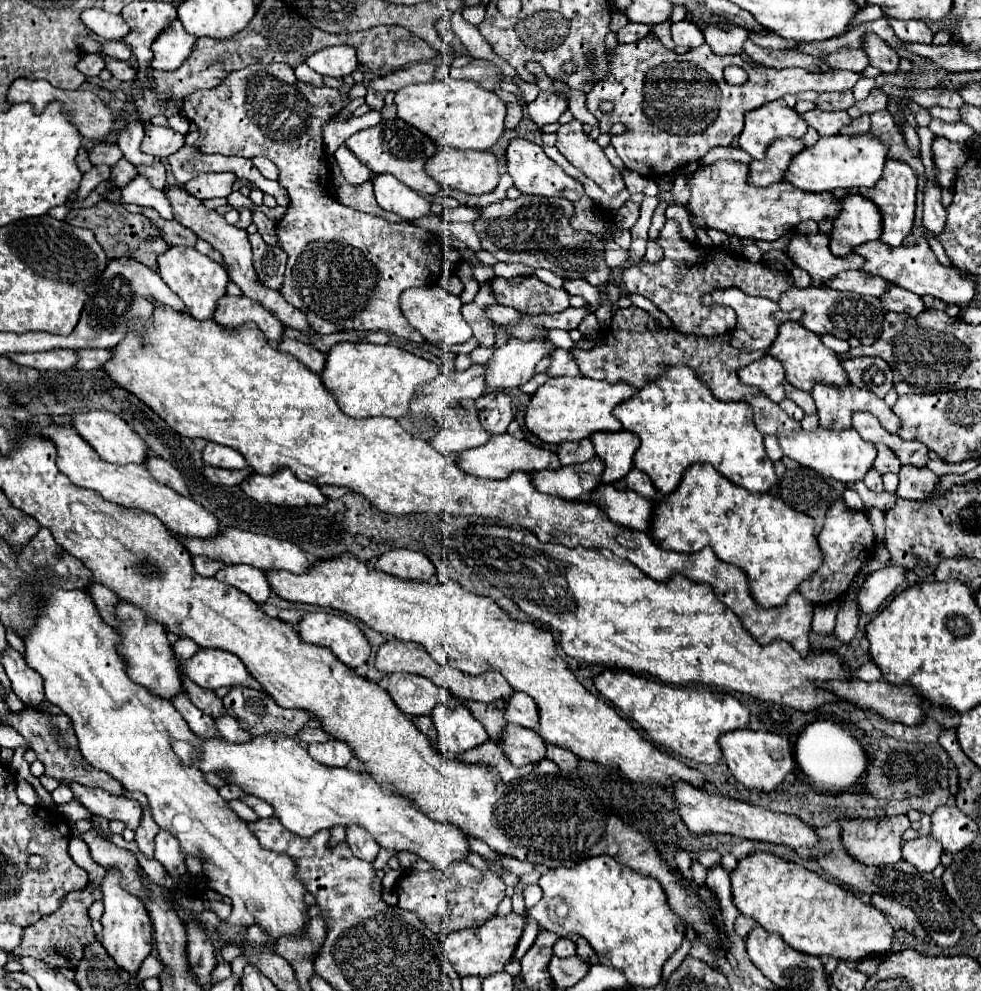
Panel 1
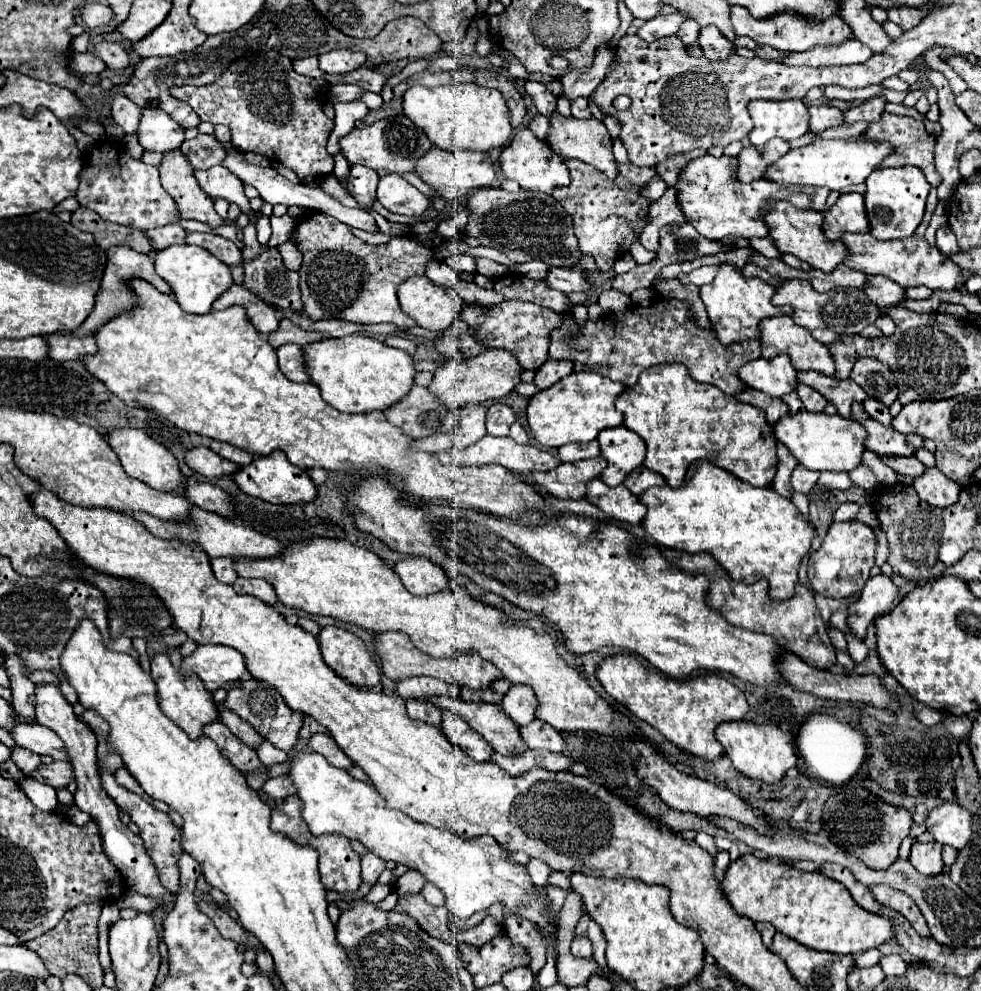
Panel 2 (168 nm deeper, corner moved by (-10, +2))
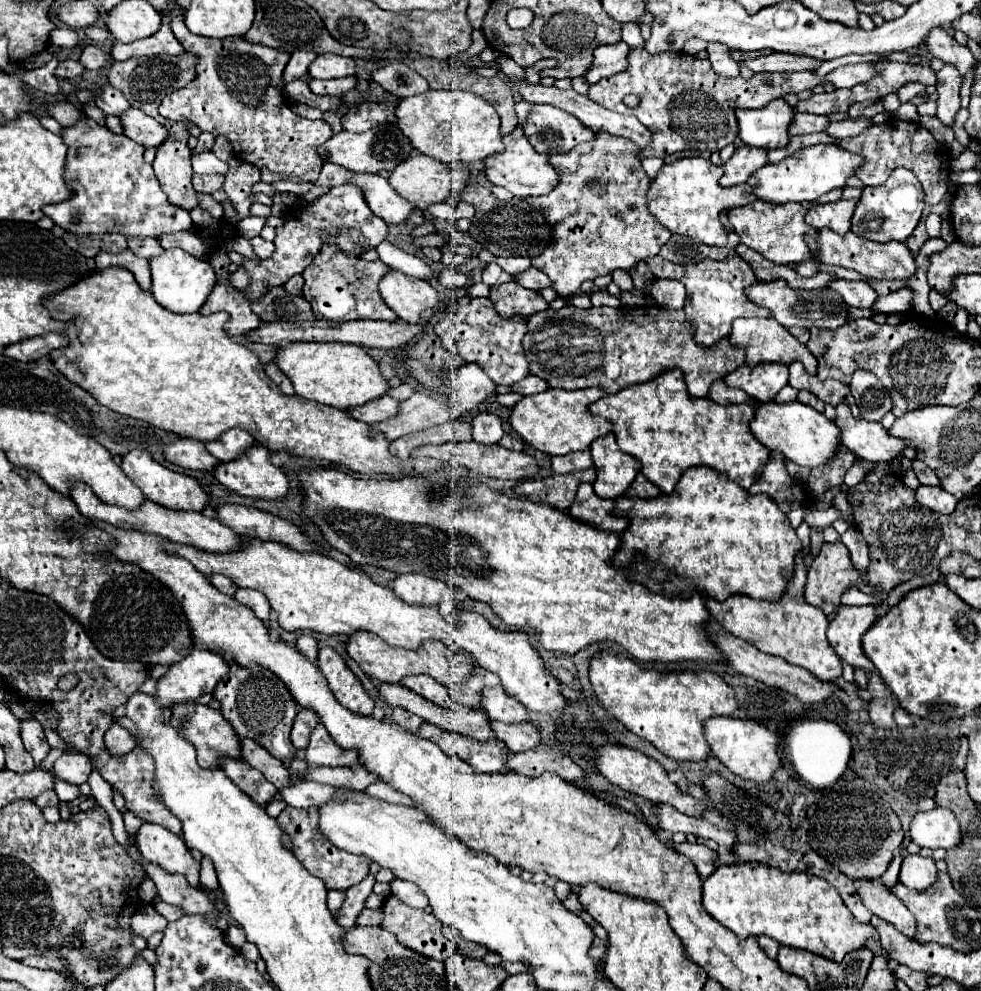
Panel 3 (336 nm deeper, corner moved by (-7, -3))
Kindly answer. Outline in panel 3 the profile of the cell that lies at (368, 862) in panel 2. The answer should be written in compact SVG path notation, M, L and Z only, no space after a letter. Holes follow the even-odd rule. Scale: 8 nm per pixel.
M369 873L357 887L351 887L347 891L347 899L341 907L341 913L337 917L337 923L343 927L343 929L349 929L355 925L355 919L357 915L363 911L365 907L365 899L371 895L373 891L373 885L375 885L375 877Z

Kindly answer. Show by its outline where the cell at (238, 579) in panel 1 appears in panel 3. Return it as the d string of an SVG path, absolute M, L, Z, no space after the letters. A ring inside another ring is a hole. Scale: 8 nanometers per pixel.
M237 589L235 599L237 599L239 603L247 605L249 609L253 609L255 615L257 615L261 621L267 621L267 619L269 619L271 605L269 605L267 597L265 597L263 593L259 593L257 589Z

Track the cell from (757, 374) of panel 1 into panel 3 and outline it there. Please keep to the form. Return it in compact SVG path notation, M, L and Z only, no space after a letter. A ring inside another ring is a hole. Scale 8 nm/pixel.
M759 363L759 365L741 365L733 373L725 375L723 381L729 387L741 389L755 397L761 403L769 403L775 395L787 385L789 369L785 363Z

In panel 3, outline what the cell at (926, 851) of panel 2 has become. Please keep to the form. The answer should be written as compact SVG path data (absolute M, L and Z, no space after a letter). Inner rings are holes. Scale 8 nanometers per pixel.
M905 855L899 879L909 887L917 891L925 891L933 885L937 879L937 867L933 857L921 857L921 855Z

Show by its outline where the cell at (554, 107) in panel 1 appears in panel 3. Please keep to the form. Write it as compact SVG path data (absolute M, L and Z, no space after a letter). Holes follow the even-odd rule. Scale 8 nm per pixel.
M619 41L613 45L601 45L595 49L595 59L593 65L589 67L589 73L583 75L583 79L589 85L599 83L605 77L611 77L615 73L621 73L627 67L627 53L629 53L629 45Z

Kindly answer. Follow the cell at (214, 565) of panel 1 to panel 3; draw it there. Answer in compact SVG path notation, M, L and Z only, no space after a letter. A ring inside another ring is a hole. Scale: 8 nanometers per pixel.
M221 573L211 575L209 581L211 581L221 593L225 593L225 595L235 595L235 591L237 591L237 585L235 585L229 577L225 577L225 575L221 575Z

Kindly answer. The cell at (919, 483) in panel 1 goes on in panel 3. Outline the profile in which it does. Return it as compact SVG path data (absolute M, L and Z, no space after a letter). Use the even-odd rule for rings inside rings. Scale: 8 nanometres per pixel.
M919 485L917 501L923 507L929 507L929 509L939 511L939 513L953 513L953 509L957 507L957 499L951 493L947 493L945 489L941 489L941 487Z

